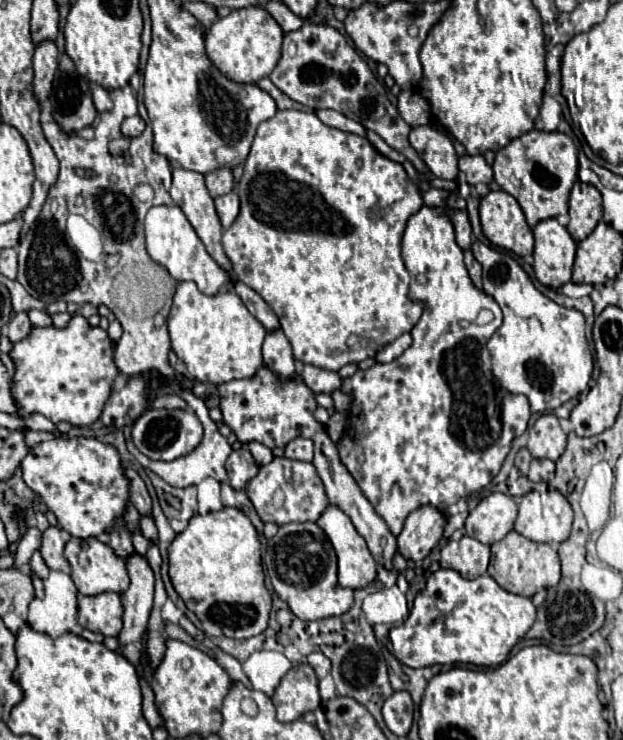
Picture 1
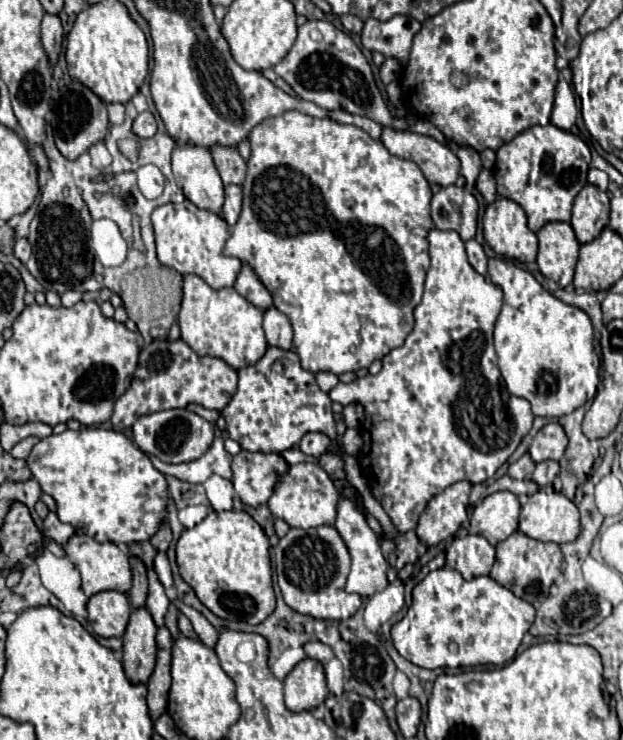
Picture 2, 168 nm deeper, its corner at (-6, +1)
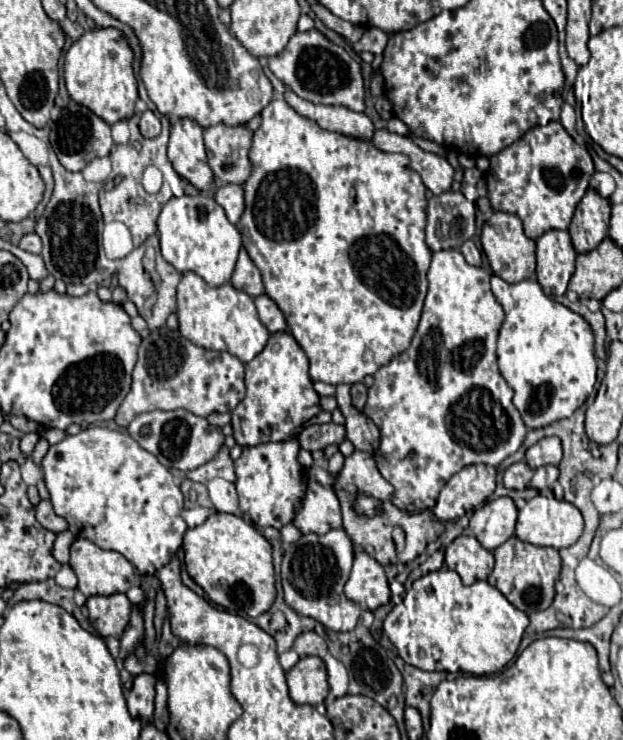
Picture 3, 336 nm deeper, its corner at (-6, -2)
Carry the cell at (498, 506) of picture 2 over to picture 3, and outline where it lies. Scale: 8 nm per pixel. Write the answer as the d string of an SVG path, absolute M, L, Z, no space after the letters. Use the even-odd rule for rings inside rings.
M510 497L486 501L480 509L474 511L470 519L472 535L488 551L494 551L506 539L510 539L514 535L514 525L516 525L516 505Z

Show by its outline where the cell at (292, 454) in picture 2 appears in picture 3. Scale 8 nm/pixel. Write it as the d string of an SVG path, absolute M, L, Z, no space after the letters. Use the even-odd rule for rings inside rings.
M356 549L354 567L344 593L350 601L358 603L362 611L374 611L390 601L388 579L382 565L362 549Z

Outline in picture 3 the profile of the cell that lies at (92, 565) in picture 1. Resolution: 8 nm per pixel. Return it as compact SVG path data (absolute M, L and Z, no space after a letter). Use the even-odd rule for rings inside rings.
M76 539L70 547L70 567L78 577L78 589L86 595L114 595L126 593L132 585L136 585L136 567L118 551L104 551L96 547L88 539Z

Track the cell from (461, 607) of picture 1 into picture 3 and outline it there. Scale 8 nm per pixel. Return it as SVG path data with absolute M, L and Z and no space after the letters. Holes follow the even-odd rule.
M444 569L426 573L426 575L422 575L420 579L416 579L416 581L412 583L410 591L406 593L404 601L402 601L400 605L396 605L396 607L388 613L388 617L384 619L384 633L386 633L388 639L394 643L394 647L398 649L398 655L400 655L408 665L414 665L414 667L424 669L424 671L452 671L452 673L464 671L464 673L472 673L472 675L490 675L490 673L502 671L502 669L514 659L526 627L528 627L528 615L526 615L524 611L516 609L516 607L514 607L496 587L492 587L488 581L476 581L476 583L472 583L472 585L466 587L466 585L462 585L462 581L460 581L460 577L458 577L456 571L444 571Z

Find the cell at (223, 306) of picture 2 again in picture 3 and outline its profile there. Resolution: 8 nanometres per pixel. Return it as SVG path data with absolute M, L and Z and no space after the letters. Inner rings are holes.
M192 271L184 273L178 283L178 319L180 333L190 339L194 345L204 349L228 351L236 355L242 363L250 363L266 345L270 333L264 323L258 319L254 301L244 291L232 287L232 283L224 283L222 287L210 287L204 279L198 279Z

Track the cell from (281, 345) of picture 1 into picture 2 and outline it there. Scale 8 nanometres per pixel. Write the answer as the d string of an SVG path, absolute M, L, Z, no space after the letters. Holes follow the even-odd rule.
M276 308L264 312L264 332L266 332L268 346L292 350L290 320L286 320L286 316L282 316L282 312L278 312Z

